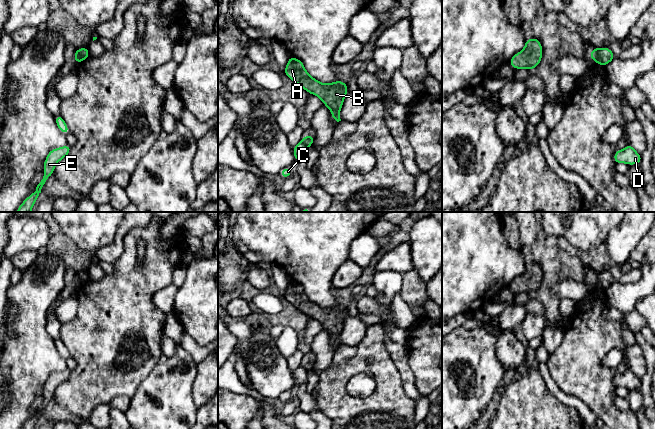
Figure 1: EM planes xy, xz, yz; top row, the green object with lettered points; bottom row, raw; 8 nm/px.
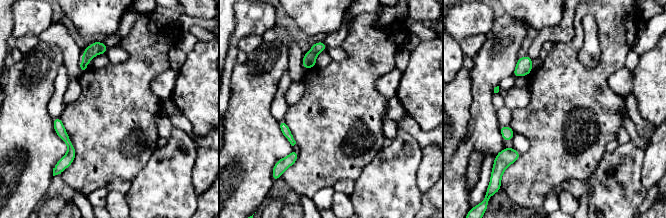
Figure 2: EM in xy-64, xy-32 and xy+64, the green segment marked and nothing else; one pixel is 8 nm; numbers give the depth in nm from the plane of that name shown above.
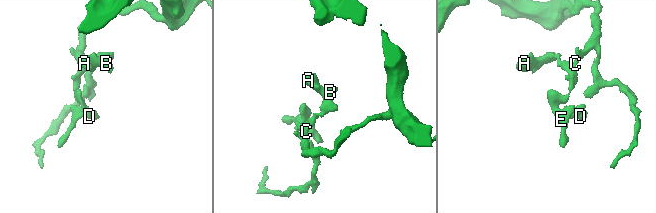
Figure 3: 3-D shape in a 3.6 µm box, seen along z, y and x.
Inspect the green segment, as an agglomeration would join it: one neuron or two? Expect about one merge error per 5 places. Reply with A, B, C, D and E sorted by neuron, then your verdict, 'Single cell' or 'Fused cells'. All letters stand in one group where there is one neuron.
Groups: A B / C D E. Fused cells

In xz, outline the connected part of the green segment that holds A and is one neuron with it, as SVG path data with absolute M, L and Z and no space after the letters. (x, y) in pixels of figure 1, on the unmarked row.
M292 279L289 281L284 297L309 318L318 320L324 330L330 333L332 341L337 346L341 345L340 334L349 315L345 306L337 304L328 308L320 307L308 298L303 286Z

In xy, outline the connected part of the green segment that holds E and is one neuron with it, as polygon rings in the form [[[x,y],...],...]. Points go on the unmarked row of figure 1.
[[[66,368],[64,371],[51,373],[48,377],[43,390],[44,400],[41,406],[37,409],[36,414],[29,419],[21,429],[34,429],[37,422],[40,421],[41,413],[46,404],[53,399],[56,388],[63,382],[69,379],[72,370]]]

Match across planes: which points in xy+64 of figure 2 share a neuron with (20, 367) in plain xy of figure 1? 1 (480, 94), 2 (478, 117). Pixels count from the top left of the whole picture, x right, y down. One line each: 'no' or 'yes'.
1: yes
2: yes

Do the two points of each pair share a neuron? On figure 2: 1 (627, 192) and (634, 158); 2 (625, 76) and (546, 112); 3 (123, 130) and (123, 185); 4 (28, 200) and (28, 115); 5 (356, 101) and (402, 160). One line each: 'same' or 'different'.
1: same
2: different
3: different
4: same
5: different

